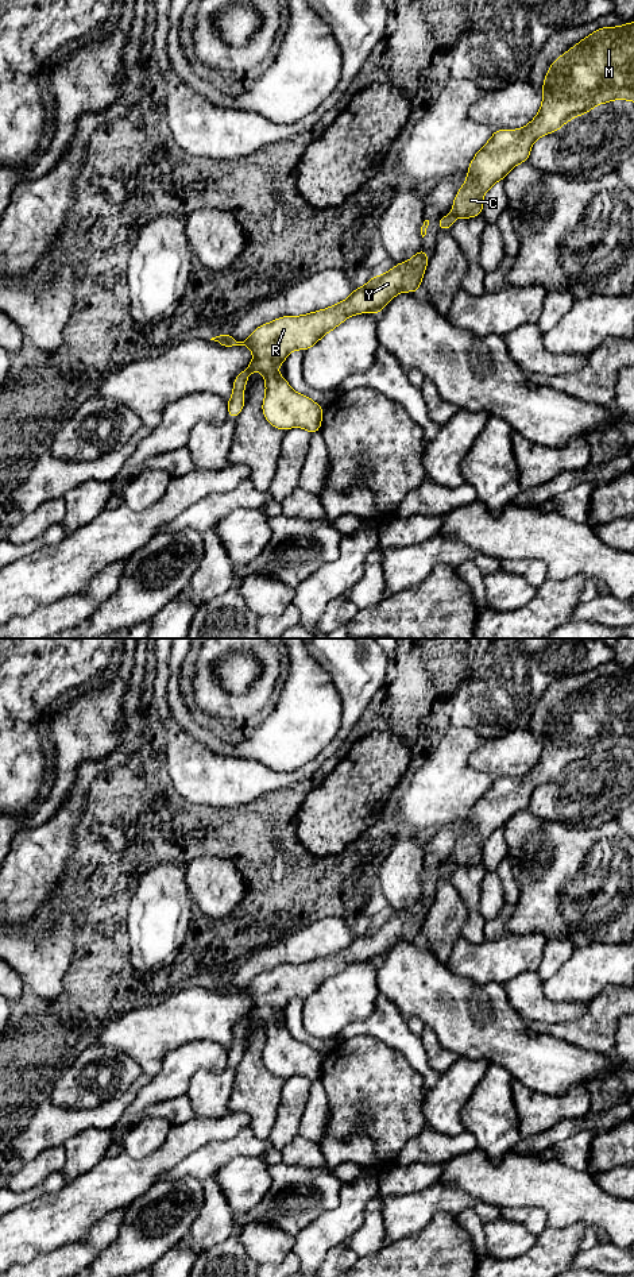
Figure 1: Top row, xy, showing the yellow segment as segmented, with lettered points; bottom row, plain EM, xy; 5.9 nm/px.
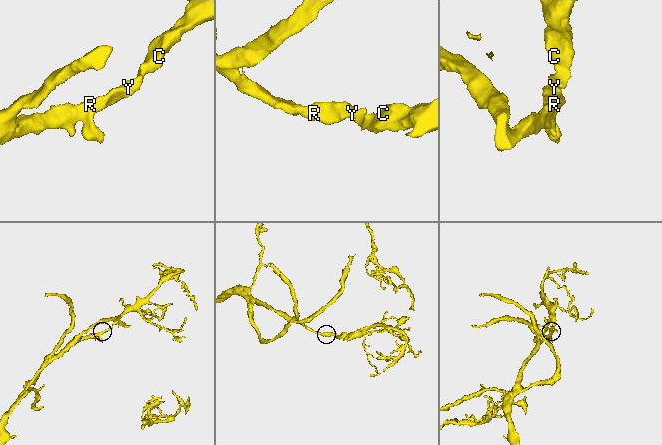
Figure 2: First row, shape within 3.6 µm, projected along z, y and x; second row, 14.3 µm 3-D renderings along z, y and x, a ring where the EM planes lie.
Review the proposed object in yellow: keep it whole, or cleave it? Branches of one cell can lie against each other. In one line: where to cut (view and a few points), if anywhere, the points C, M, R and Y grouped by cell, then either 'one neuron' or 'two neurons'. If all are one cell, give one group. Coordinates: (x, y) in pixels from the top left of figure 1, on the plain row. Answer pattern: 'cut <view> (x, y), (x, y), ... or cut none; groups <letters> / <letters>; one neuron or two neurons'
cut none; groups C M R Y; one neuron

